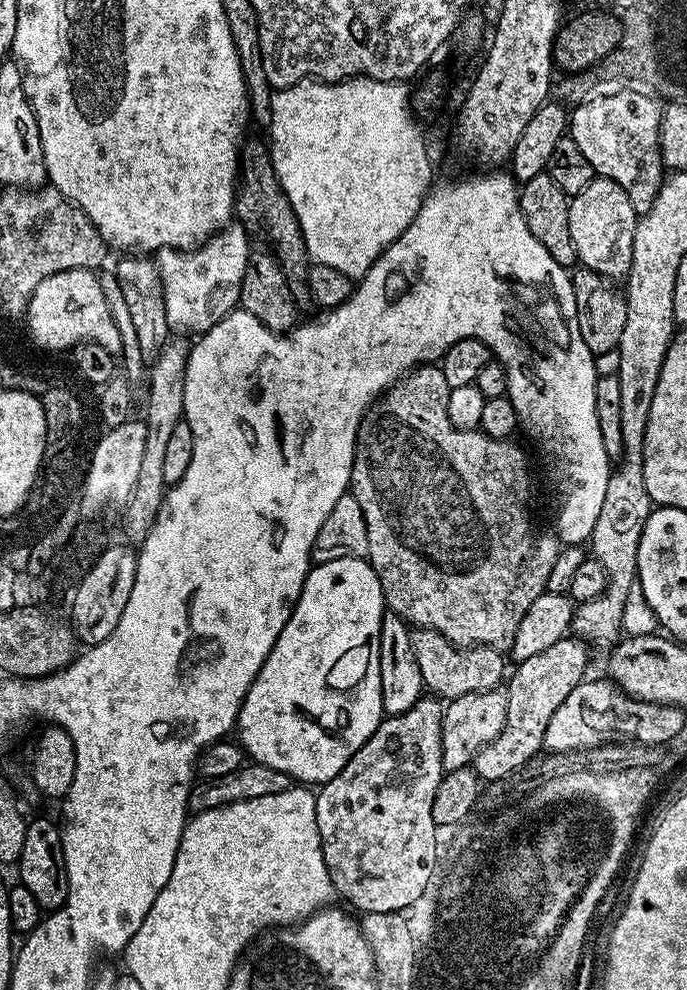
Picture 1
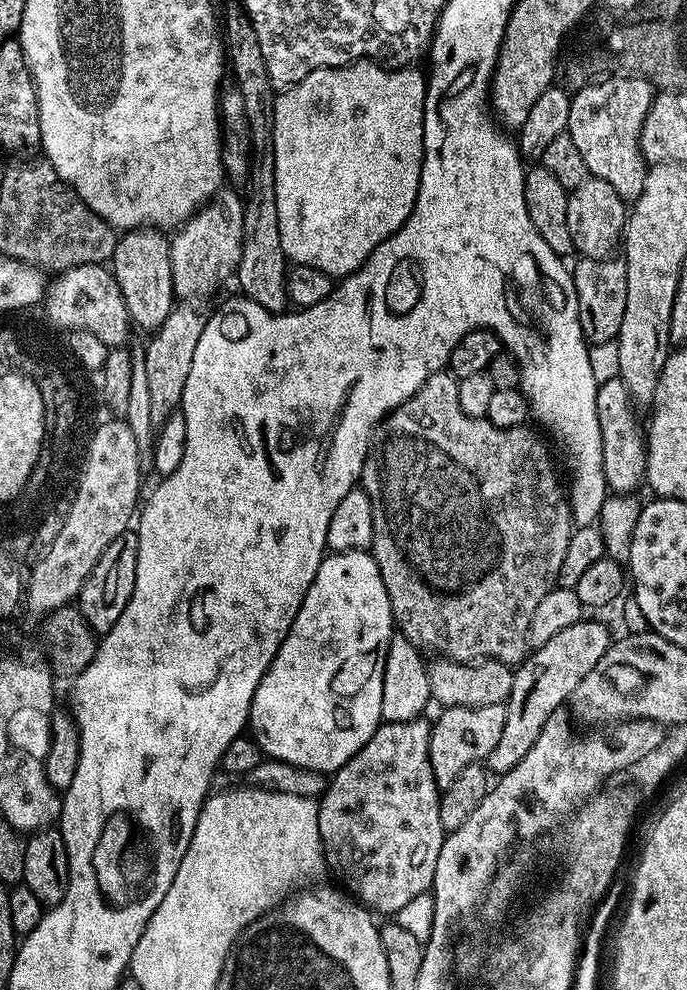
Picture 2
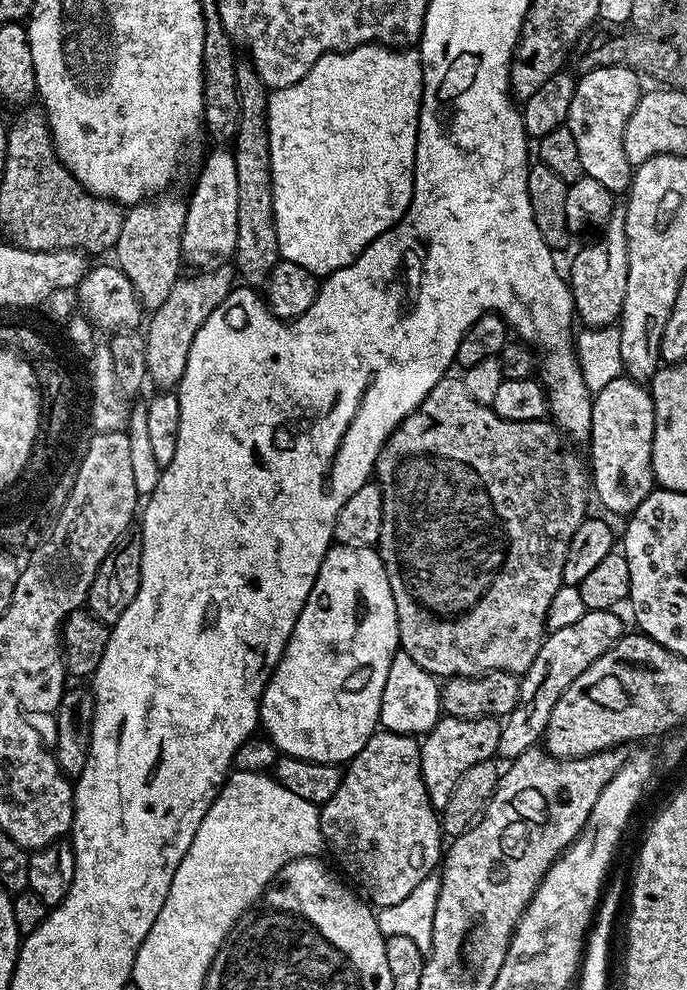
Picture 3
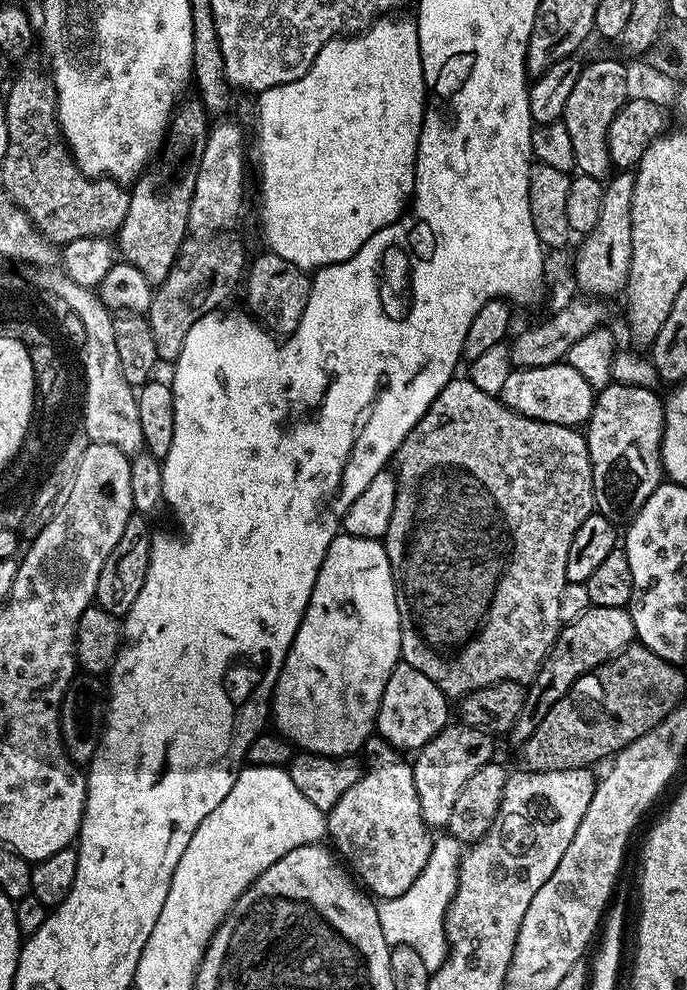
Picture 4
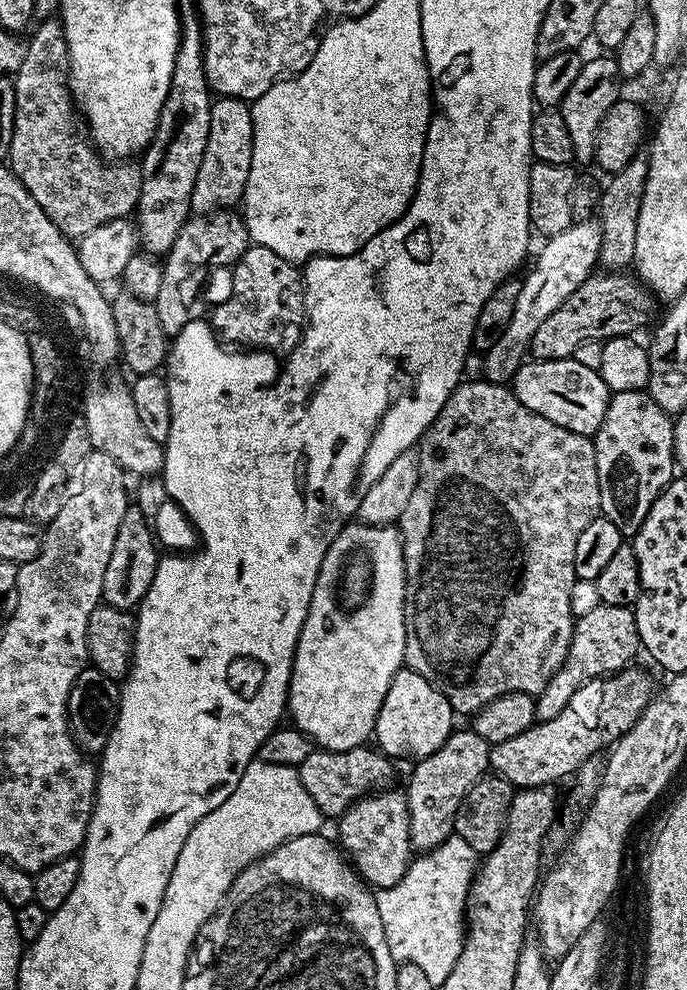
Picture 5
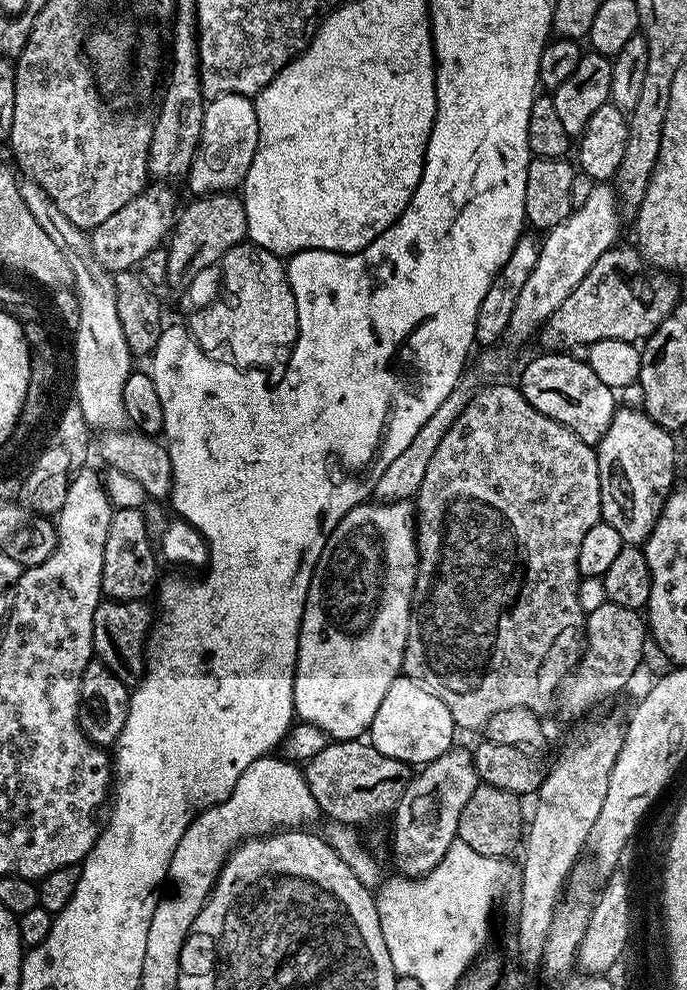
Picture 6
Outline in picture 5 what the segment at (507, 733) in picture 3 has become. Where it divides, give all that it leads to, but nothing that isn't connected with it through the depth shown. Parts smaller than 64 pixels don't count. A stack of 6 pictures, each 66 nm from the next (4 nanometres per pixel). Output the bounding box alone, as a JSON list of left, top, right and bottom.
[535,604,642,720]

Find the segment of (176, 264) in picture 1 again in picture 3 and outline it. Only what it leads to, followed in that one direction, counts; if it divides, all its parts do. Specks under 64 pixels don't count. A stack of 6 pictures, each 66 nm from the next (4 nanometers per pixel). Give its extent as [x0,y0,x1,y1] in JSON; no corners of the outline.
[182,146,238,270]

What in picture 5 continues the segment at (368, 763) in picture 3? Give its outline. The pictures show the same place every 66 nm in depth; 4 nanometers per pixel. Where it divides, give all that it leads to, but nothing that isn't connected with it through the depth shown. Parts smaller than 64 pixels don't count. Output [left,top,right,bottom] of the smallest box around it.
[338,790,414,890]

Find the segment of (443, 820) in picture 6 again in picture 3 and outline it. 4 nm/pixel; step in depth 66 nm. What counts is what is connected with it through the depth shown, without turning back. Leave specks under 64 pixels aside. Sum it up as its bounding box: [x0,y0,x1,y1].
[420,714,500,810]

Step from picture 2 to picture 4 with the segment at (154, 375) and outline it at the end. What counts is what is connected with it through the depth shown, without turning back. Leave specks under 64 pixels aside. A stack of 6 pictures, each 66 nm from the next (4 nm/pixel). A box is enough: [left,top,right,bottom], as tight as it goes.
[146,234,246,362]

